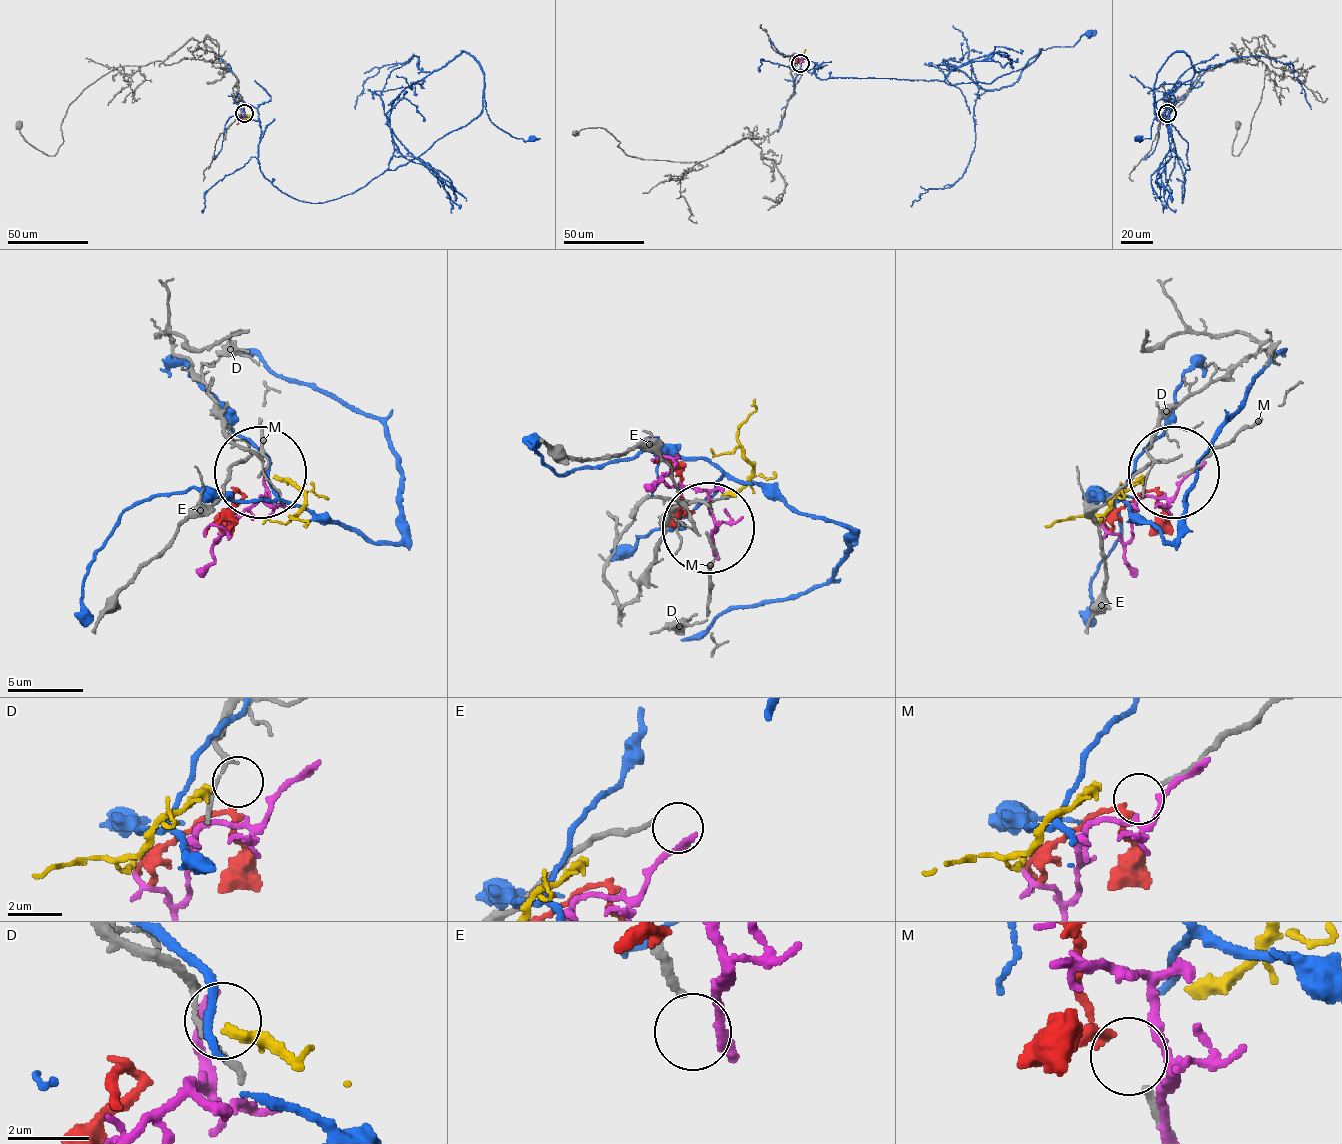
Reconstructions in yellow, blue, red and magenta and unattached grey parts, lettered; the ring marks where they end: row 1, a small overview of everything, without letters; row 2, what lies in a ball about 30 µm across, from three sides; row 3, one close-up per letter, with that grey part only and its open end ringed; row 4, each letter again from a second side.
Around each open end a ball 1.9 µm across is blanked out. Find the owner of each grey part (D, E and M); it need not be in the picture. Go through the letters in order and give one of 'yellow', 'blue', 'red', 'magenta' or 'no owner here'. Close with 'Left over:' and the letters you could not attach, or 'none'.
D: no owner here
E: no owner here
M: red
Left over: D, E

